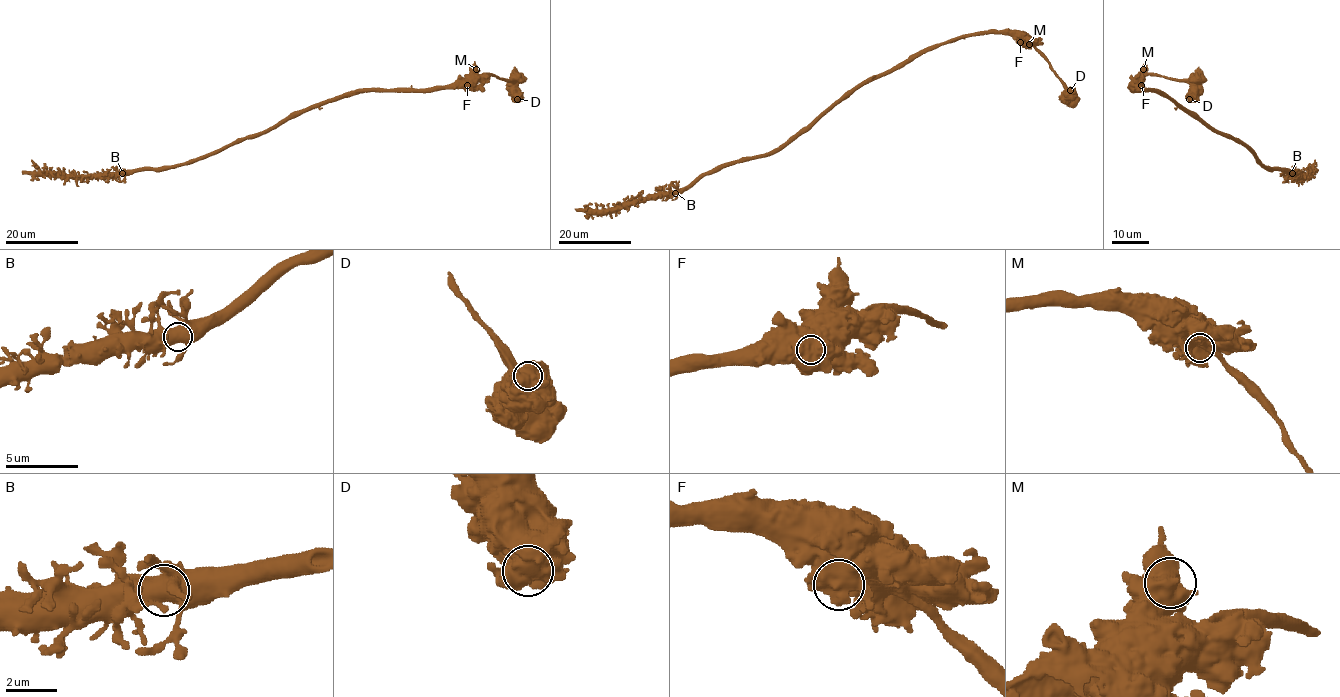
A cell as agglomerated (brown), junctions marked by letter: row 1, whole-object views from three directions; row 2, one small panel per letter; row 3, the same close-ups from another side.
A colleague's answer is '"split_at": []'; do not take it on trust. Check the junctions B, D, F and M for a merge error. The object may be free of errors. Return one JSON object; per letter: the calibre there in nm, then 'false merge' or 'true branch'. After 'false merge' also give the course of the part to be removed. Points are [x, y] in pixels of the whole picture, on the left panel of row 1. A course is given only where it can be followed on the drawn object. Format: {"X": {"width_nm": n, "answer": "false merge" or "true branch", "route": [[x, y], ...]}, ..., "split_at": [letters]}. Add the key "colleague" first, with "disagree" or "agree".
{"colleague": "agree", "B": {"width_nm": 750, "answer": "true branch"}, "D": {"width_nm": 750, "answer": "true branch"}, "F": {"width_nm": 750, "answer": "true branch"}, "M": {"width_nm": 850, "answer": "true branch"}, "split_at": []}

